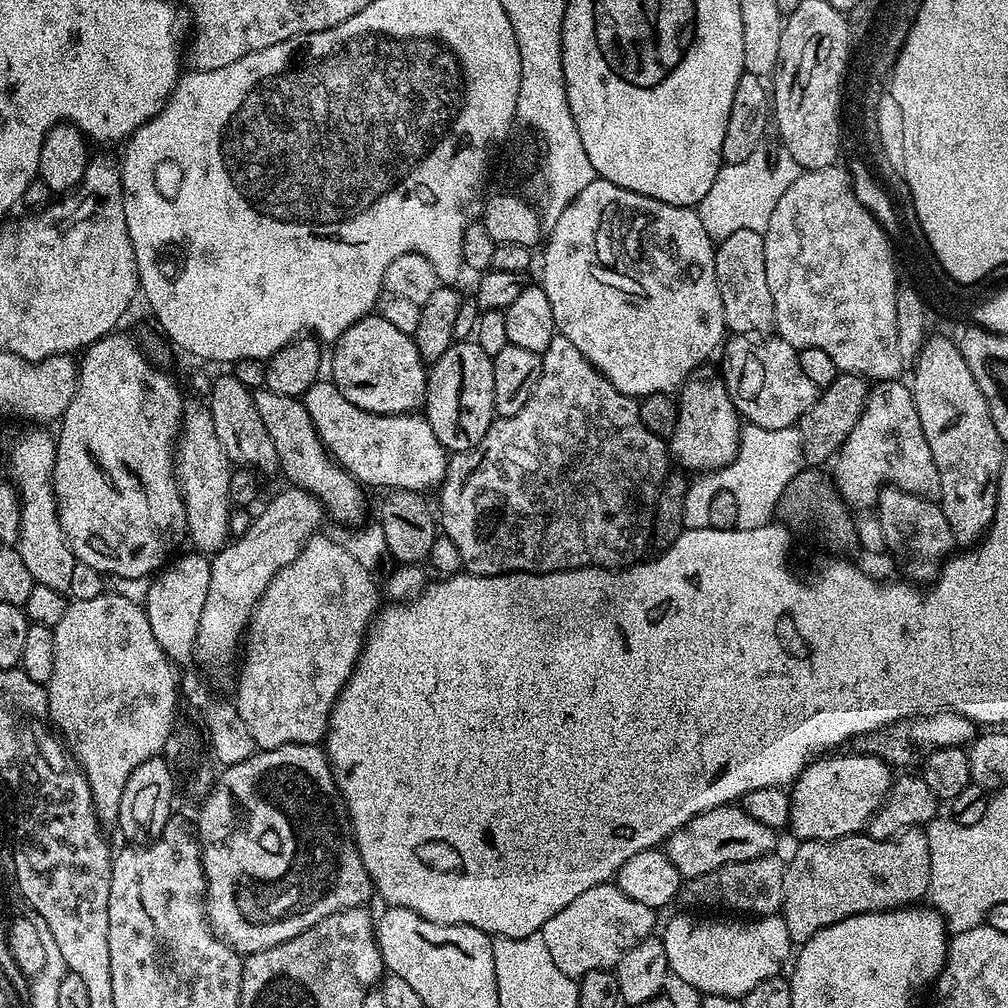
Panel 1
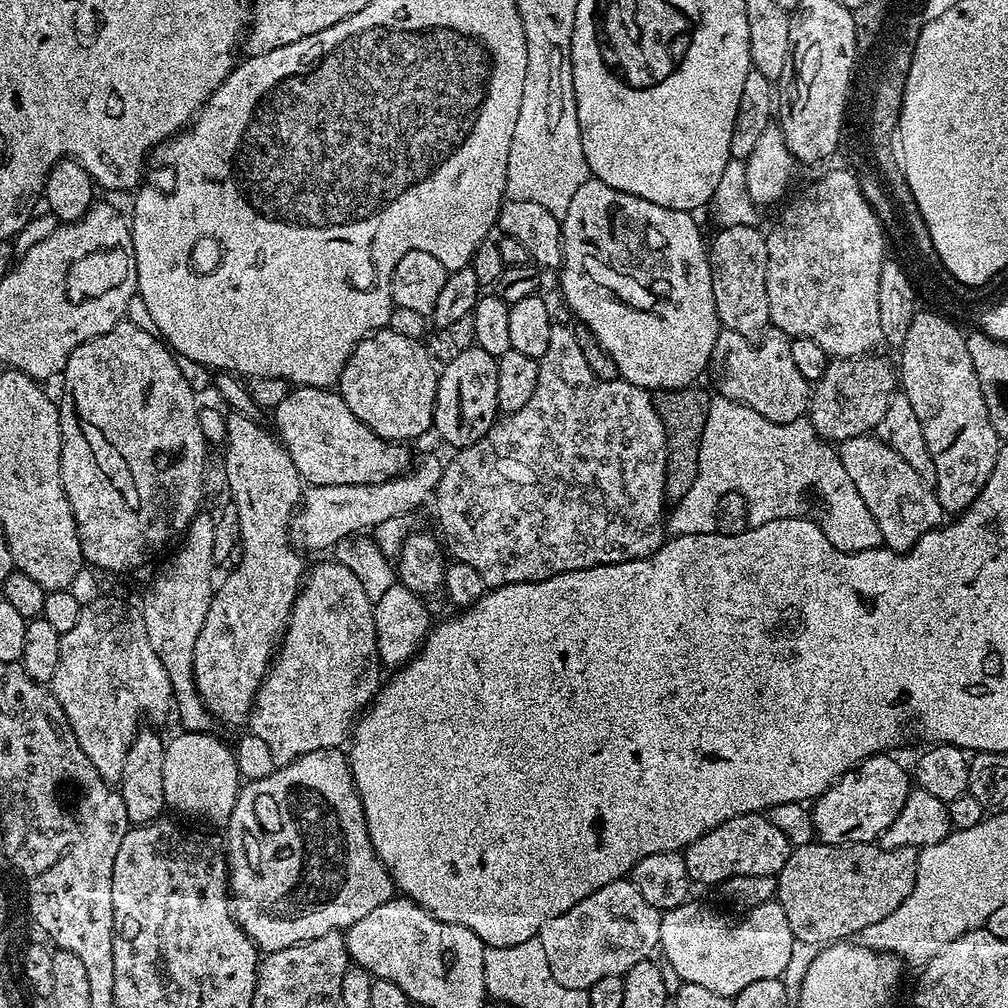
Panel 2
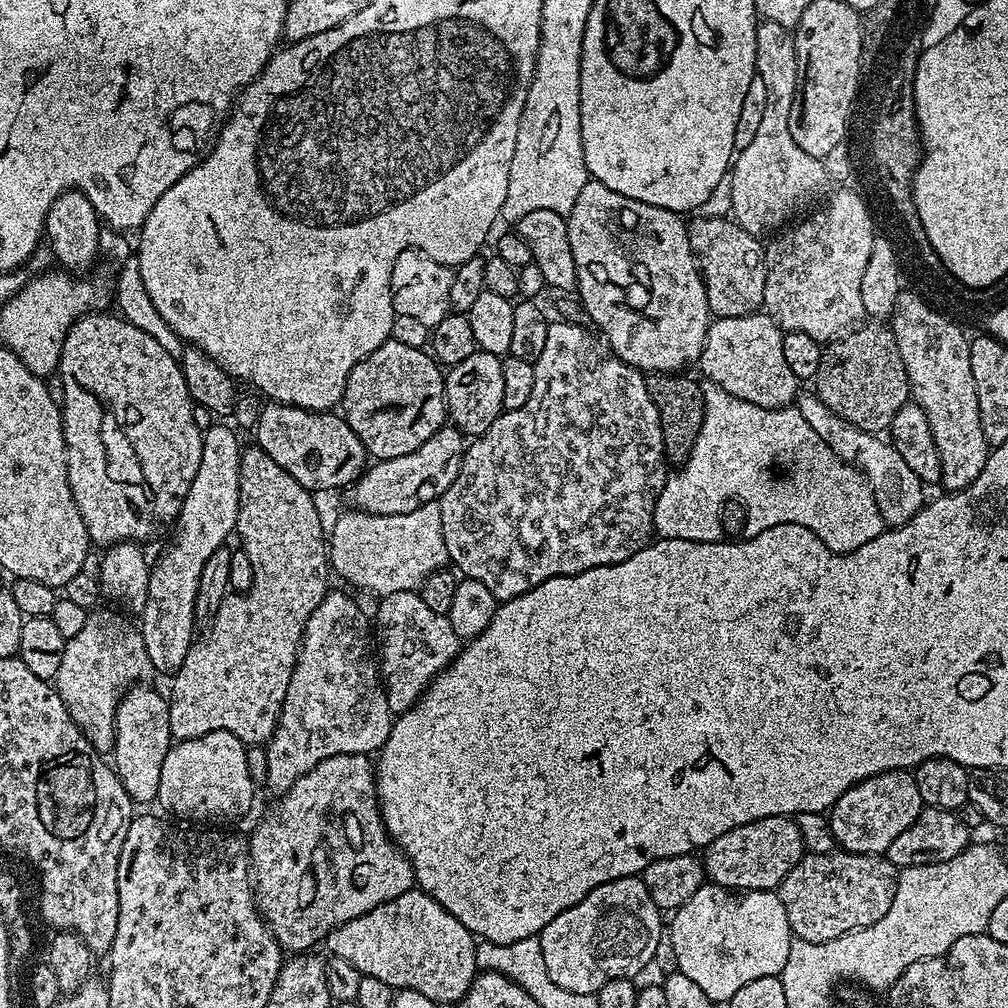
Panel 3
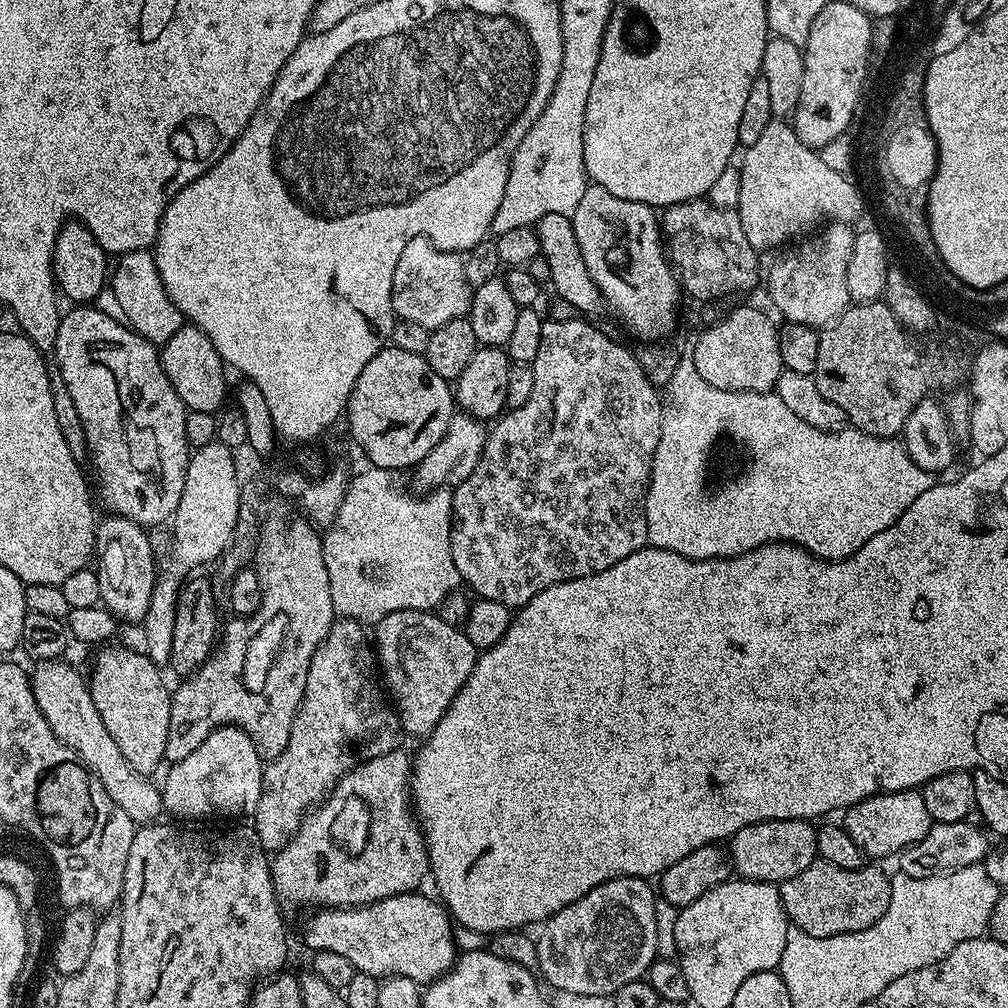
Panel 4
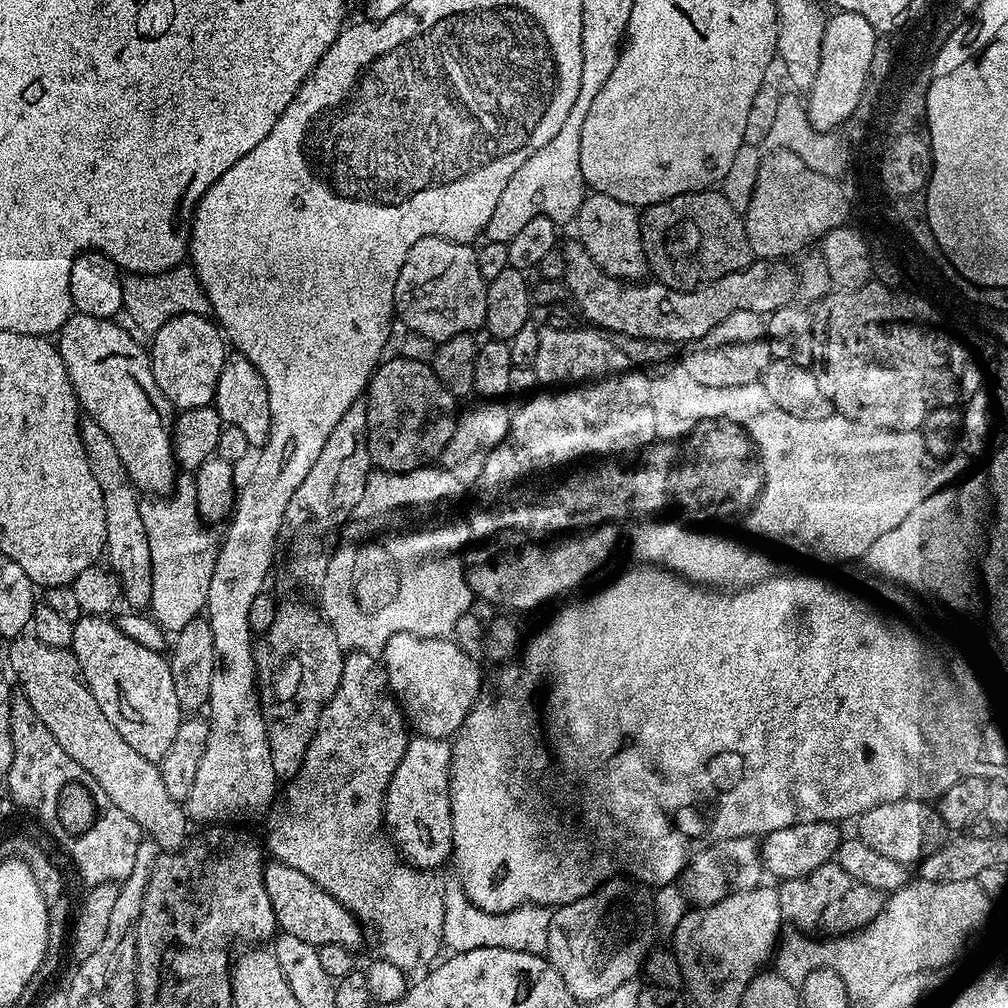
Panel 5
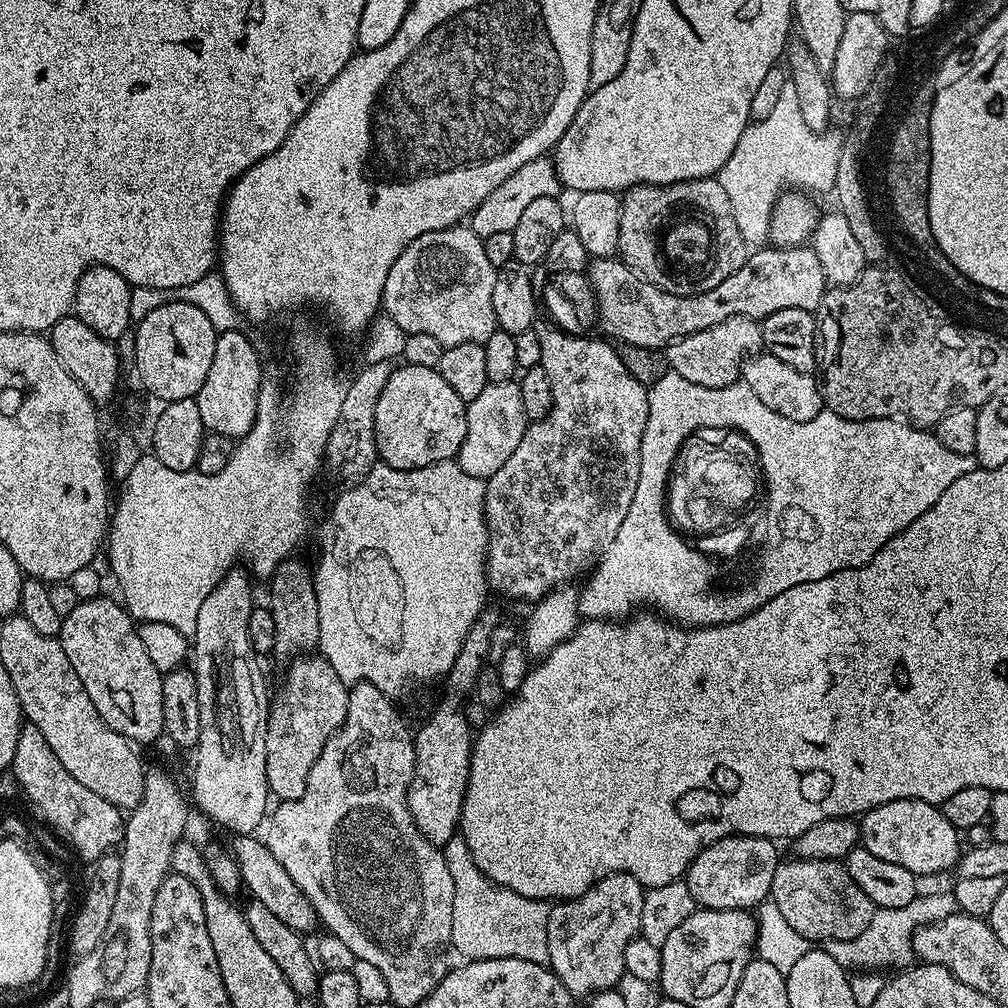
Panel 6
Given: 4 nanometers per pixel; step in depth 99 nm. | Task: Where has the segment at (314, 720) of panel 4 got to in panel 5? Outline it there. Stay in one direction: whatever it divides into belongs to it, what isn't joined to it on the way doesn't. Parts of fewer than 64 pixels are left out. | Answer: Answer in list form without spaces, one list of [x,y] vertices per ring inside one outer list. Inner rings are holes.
[[[349,651],[344,657],[338,686],[320,711],[320,722],[304,752],[300,768],[287,781],[288,789],[285,792],[283,789],[271,805],[272,817],[268,820],[268,848],[276,855],[273,857],[279,863],[294,866],[294,870],[302,870],[306,878],[318,882],[322,890],[352,911],[361,925],[372,931],[376,948],[380,951],[377,952],[379,959],[394,962],[394,966],[406,974],[412,974],[415,968],[431,965],[441,955],[439,952],[444,948],[444,894],[439,883],[432,884],[427,871],[413,868],[395,851],[368,852],[368,844],[375,842],[380,828],[382,832],[384,789],[409,739],[404,714],[388,686],[381,661],[370,652]]]

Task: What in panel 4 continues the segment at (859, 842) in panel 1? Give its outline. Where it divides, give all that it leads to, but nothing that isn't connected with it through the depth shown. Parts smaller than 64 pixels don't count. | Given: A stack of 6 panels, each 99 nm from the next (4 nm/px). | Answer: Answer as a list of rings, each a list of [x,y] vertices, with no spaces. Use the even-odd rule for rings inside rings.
[[[817,862],[802,870],[802,874],[783,881],[779,890],[791,927],[801,928],[814,938],[830,938],[874,926],[890,906],[892,881],[889,873],[880,868],[865,866],[846,870],[842,866]]]

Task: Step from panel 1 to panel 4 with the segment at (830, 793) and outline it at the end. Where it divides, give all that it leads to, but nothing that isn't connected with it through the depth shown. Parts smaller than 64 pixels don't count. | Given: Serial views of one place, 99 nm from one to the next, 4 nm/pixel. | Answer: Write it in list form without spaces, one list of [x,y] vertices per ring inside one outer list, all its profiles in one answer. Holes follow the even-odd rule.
[[[920,790],[879,792],[876,796],[852,805],[843,813],[843,816],[842,826],[868,858],[892,855],[895,857],[914,842],[926,838],[926,834],[934,823],[930,814],[926,814],[926,802],[922,802],[922,791]]]

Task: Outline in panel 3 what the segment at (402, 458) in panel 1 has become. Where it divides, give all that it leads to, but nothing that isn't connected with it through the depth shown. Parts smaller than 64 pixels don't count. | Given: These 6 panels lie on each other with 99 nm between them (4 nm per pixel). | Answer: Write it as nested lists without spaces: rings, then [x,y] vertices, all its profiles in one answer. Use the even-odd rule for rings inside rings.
[[[268,402],[254,429],[255,443],[278,466],[282,466],[298,482],[319,494],[327,488],[344,488],[355,485],[365,471],[366,453],[362,442],[350,430],[343,415],[335,411],[308,412],[305,408],[294,408],[290,404]]]

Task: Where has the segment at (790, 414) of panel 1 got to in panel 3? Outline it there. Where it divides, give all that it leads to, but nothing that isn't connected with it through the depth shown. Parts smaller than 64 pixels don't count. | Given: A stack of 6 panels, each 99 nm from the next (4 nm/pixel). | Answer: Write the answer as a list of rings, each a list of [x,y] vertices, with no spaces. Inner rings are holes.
[[[763,311],[742,318],[713,319],[706,330],[698,368],[704,371],[707,383],[718,385],[742,402],[754,402],[754,406],[763,408],[787,408],[797,399],[798,381],[782,354],[783,337],[782,329]]]

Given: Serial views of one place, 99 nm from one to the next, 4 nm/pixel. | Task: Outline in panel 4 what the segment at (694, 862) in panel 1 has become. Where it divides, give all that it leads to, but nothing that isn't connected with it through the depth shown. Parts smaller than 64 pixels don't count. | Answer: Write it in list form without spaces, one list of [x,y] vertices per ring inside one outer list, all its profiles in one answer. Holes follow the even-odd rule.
[[[763,820],[738,830],[730,838],[730,864],[742,880],[779,885],[817,863],[816,828],[807,820]]]

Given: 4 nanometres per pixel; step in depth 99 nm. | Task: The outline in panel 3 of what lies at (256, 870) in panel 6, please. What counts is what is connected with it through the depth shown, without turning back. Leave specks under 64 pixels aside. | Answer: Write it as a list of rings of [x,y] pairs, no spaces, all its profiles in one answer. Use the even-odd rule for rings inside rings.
[[[419,890],[398,894],[398,898],[382,906],[374,906],[374,910],[346,922],[326,938],[329,948],[327,951],[338,958],[346,958],[346,962],[357,968],[361,976],[379,978],[393,990],[418,990],[418,994],[426,994],[426,998],[442,1006],[455,1005],[456,1001],[468,993],[476,980],[477,943],[477,937],[473,936],[470,930],[466,930],[466,926],[462,926],[462,922],[458,922],[454,914],[447,912],[433,896]]]

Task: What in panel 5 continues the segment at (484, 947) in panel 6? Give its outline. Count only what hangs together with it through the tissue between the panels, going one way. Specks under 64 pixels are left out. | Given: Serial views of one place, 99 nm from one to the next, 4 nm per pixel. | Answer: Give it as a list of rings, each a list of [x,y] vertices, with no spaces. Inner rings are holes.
[[[449,878],[443,881],[444,917],[442,934],[444,948],[449,953],[466,950],[482,950],[482,946],[498,946],[502,950],[522,950],[523,952],[546,953],[546,938],[552,912],[547,907],[521,904],[509,912],[486,912],[474,906],[462,890],[459,880]]]

